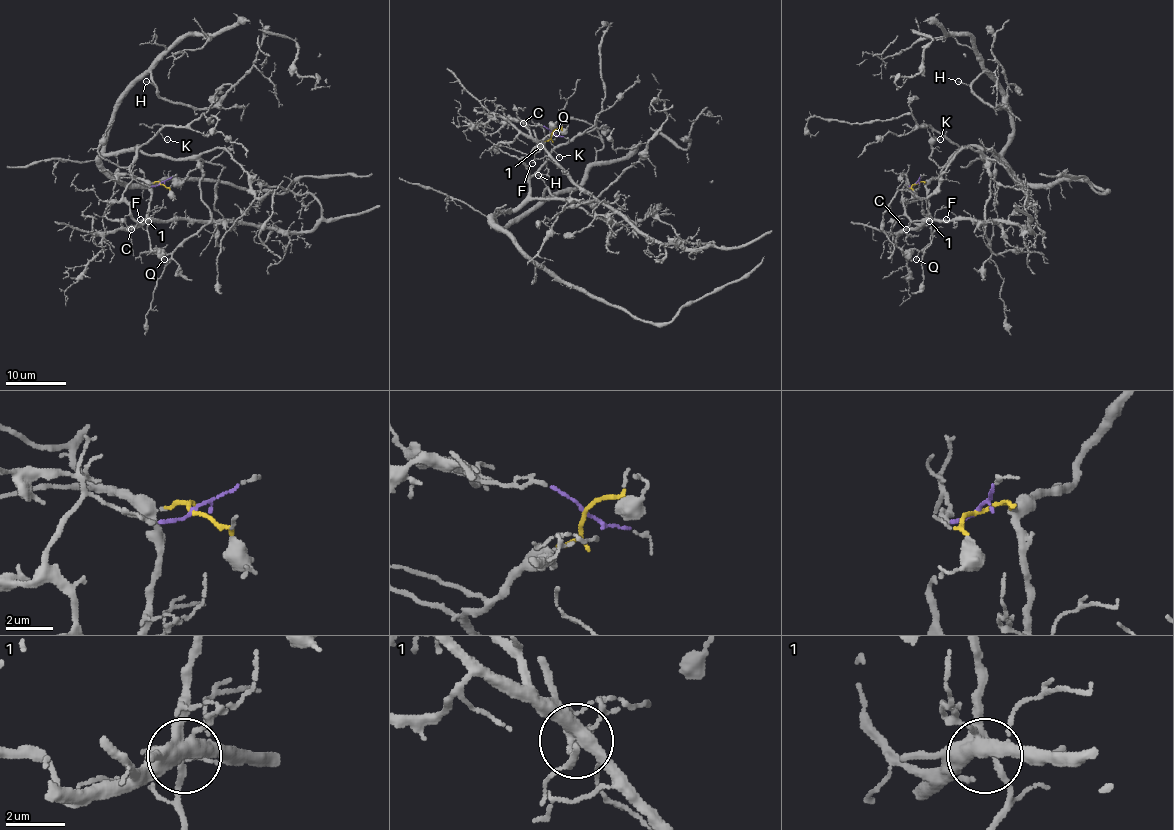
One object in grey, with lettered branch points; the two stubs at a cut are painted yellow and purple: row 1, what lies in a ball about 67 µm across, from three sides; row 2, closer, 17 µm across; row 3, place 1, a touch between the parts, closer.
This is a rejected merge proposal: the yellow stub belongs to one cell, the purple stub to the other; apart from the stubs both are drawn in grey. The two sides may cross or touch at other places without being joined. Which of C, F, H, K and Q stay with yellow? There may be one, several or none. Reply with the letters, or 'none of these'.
H, K, Q

